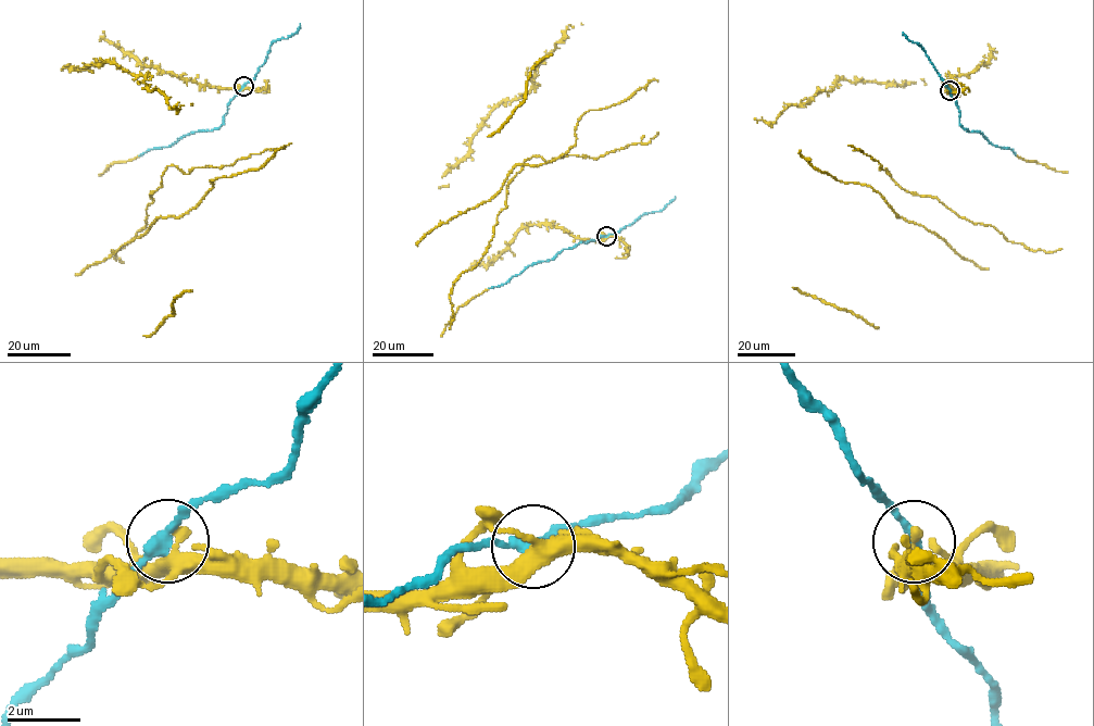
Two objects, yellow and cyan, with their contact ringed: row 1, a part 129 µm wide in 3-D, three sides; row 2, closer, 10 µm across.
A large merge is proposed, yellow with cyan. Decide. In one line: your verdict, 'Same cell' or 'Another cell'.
Same cell

